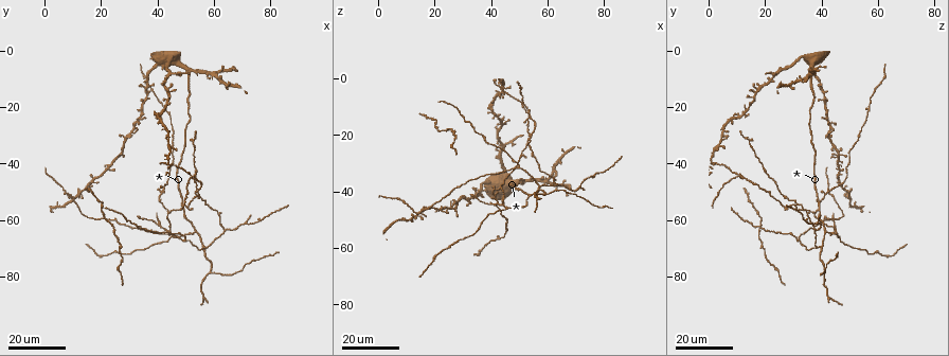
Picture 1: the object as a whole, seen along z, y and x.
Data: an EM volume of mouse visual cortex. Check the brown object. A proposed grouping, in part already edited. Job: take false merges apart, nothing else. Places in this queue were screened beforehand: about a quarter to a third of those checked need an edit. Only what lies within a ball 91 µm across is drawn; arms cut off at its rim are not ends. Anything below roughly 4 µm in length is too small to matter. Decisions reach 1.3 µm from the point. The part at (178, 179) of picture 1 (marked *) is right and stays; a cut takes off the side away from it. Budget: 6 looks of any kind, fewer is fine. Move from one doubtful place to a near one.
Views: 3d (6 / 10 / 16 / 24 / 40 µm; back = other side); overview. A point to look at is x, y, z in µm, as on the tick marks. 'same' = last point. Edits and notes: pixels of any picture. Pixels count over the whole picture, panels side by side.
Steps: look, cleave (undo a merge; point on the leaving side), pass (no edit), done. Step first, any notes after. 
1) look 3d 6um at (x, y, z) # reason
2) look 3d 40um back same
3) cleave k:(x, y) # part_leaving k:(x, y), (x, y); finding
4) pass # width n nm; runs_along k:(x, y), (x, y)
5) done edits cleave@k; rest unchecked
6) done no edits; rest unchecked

look 3d 16um at (59, 79, 41) # three-way junction

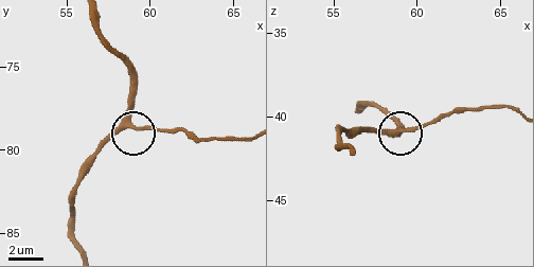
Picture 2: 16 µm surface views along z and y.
look 3d 10um same

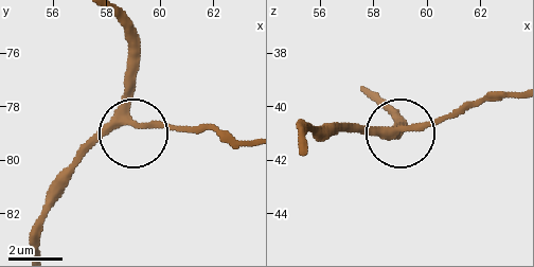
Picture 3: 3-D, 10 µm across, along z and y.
pass # runs_along 3:(120, 23), (126, 37), (128, 123), (106, 132), (60, 178); continuous, no second neuron

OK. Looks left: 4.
look 3d 24um at (64, 64, 37) # three arms meet

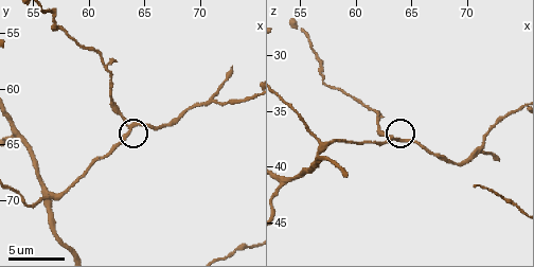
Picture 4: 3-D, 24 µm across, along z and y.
look 3d 6um at (63.8, 63.4, 37.4)

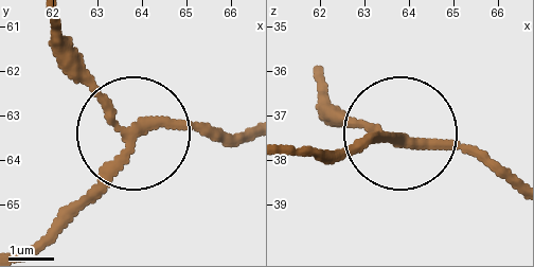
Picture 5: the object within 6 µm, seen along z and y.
cleave 5:(76, 83) # arms 3; part_leaving 5:(121, 127), (56, 17); two neurons meet here

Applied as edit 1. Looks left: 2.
done edits cleave@5; rest unchecked

